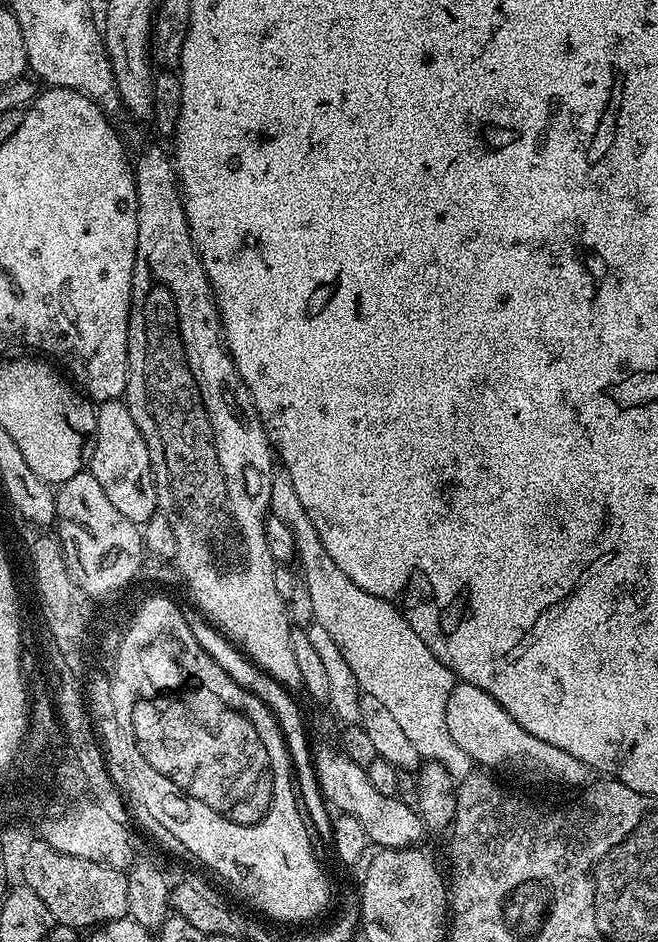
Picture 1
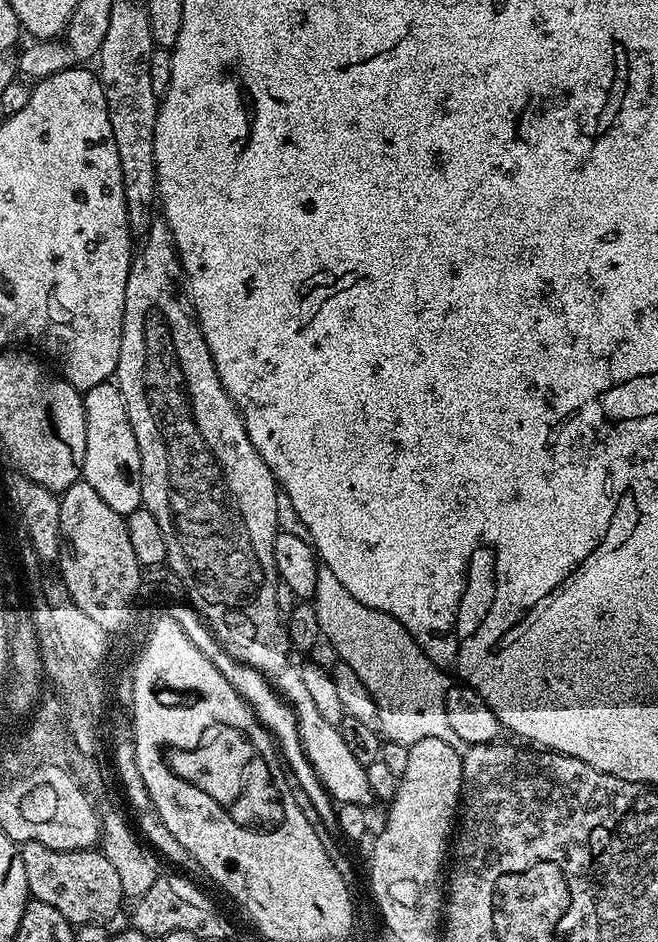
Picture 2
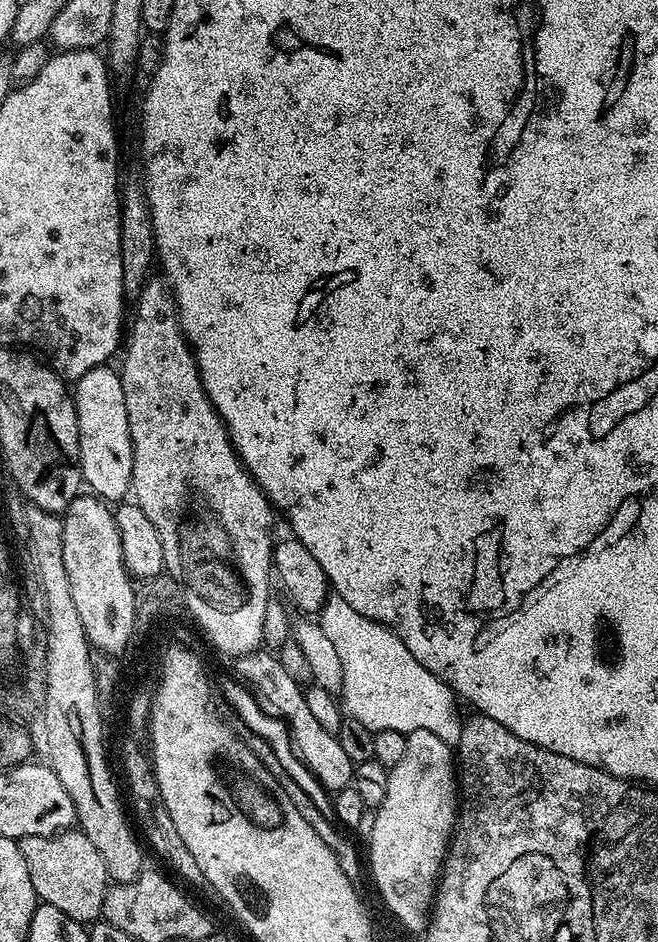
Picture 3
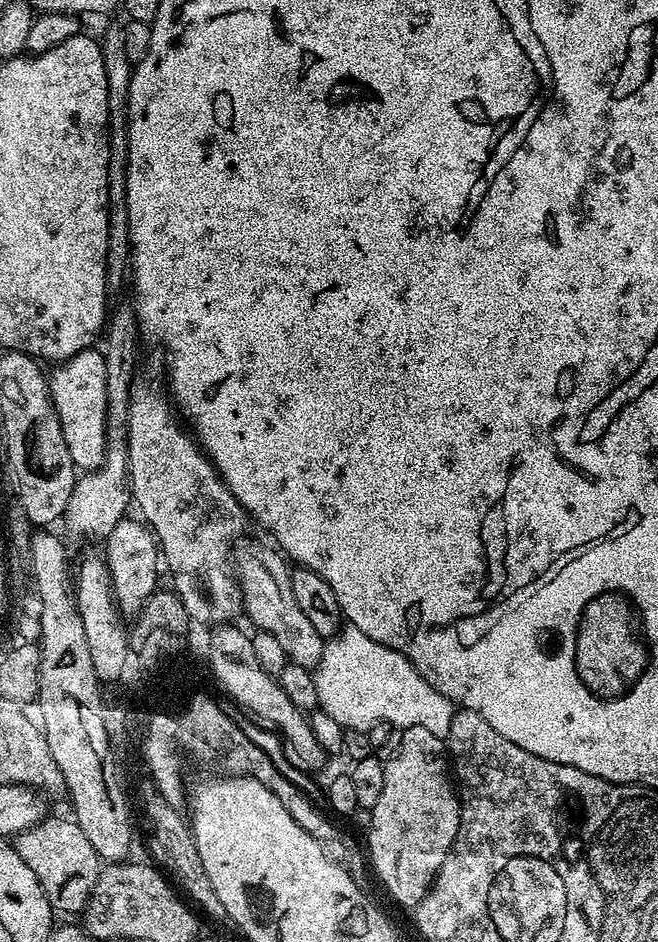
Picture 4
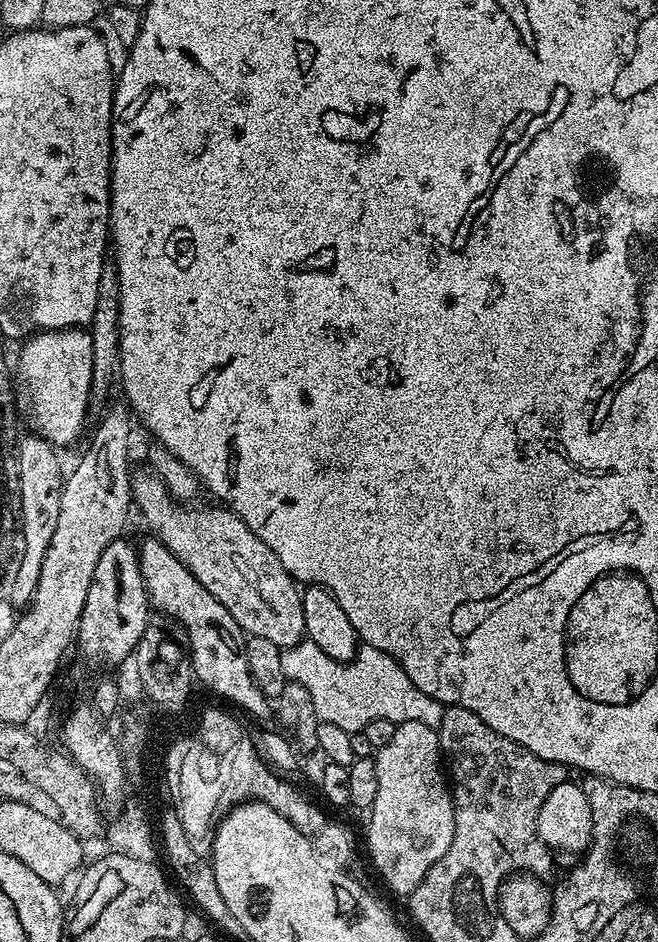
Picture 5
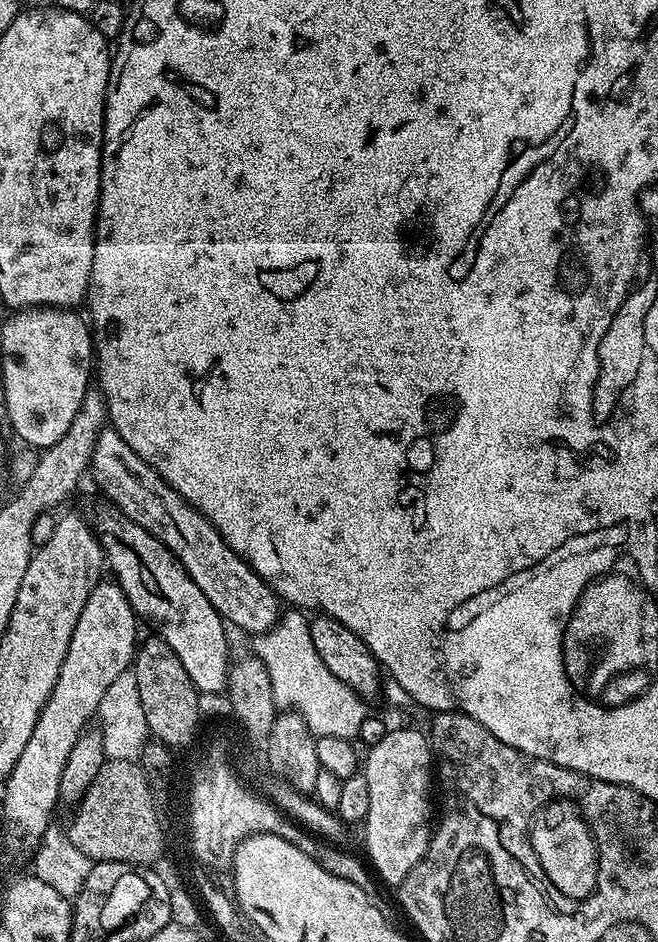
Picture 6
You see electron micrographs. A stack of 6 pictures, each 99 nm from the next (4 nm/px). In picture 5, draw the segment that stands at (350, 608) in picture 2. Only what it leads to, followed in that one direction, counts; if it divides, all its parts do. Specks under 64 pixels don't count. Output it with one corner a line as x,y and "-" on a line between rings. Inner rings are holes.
303,639
281,654
282,670
287,681
300,683
310,694
320,722
340,726
347,732
365,731
375,720
420,720
439,729
445,705
432,700
402,670
402,666
377,648
361,647
353,660
341,662
322,654
310,639

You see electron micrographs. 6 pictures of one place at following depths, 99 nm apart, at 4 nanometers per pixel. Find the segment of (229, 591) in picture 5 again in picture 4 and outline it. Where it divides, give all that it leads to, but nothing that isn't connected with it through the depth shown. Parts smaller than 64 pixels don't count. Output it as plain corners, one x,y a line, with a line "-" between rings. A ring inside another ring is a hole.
248,548
240,556
238,585
242,593
242,604
246,616
252,619
252,628
276,636
291,663
301,664
312,670
320,663
324,654
325,637
314,630
314,625
298,606
292,589
290,568
279,551
267,552
264,548

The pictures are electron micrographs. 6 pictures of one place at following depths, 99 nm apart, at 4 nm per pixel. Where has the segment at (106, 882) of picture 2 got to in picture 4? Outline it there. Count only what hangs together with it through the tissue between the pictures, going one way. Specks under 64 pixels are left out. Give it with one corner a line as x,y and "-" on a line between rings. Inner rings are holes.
45,818
31,828
15,833
14,847
22,862
26,862
30,870
34,870
53,909
60,911
61,908
64,912
80,914
83,913
88,898
92,895
92,887
100,876
102,860
75,819
52,819

